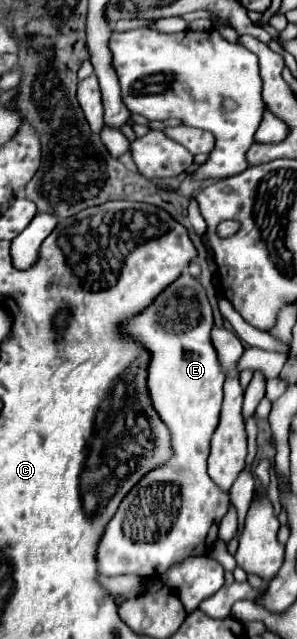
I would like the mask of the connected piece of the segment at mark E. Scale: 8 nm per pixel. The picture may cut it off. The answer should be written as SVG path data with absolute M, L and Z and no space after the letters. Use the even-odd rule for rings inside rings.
M183 273L175 283L171 283L155 301L151 307L147 307L141 315L127 321L123 325L125 335L129 339L145 345L145 349L151 353L149 363L149 375L147 385L151 393L151 401L163 423L169 427L173 435L173 459L151 473L147 473L123 499L119 505L119 511L109 521L109 527L99 543L97 549L97 563L99 573L107 577L115 575L145 575L145 577L157 577L165 573L173 563L179 563L181 559L189 556L204 556L209 552L209 547L217 541L217 531L221 525L221 519L229 511L229 497L225 491L221 491L211 477L207 475L207 457L209 457L209 443L211 435L217 429L219 413L221 413L221 401L223 401L223 383L225 375L221 371L221 365L217 361L217 353L211 345L211 327L213 327L213 315L211 305L207 301L207 295L201 287L201 283L191 277L189 273ZM177 489L181 495L181 507L177 513Z

